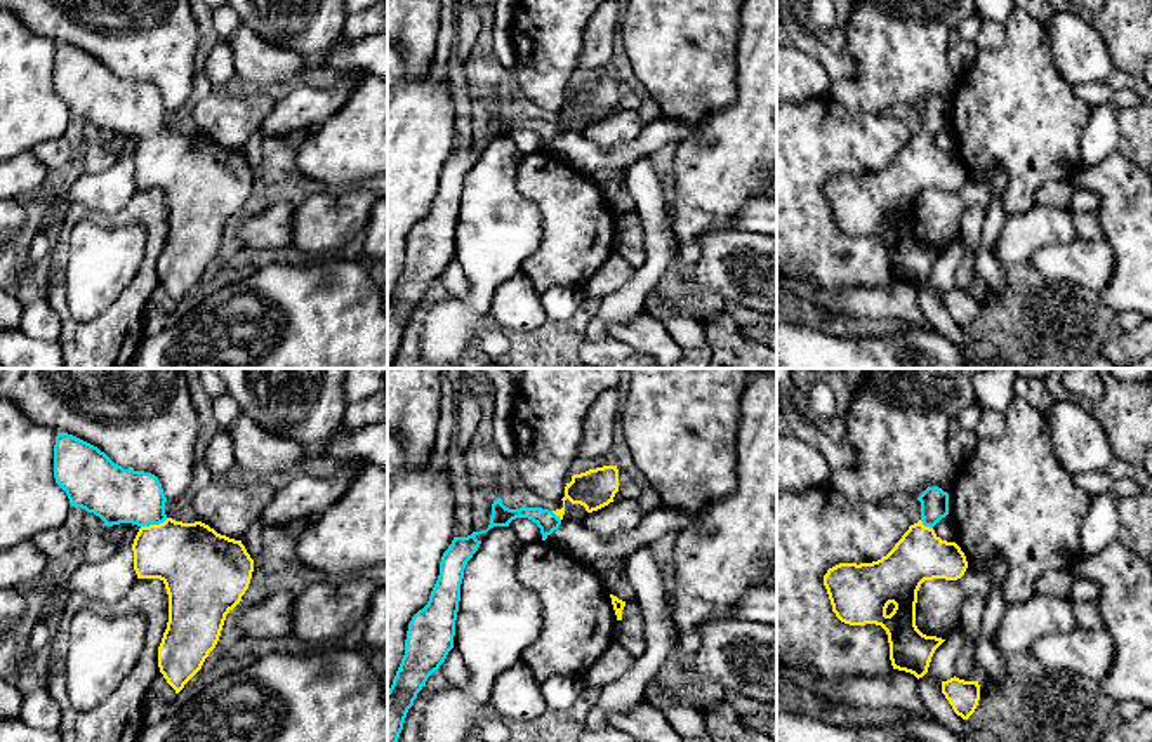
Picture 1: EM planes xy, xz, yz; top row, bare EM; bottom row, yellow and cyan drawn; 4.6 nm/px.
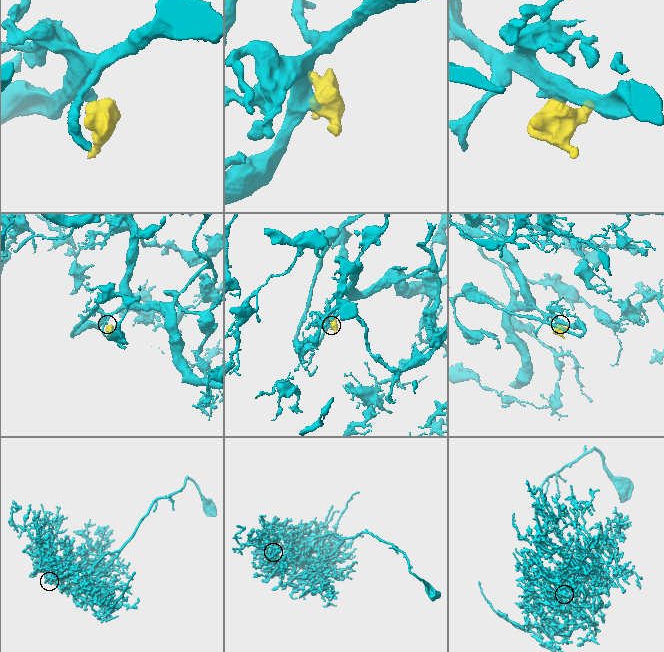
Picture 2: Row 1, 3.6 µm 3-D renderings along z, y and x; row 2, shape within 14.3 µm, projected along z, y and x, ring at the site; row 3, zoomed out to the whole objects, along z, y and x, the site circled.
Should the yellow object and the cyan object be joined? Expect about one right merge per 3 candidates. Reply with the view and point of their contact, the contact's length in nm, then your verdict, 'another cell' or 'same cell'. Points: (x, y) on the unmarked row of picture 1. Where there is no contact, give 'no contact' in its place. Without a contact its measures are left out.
xy (153, 136) | 130 nm | same cell

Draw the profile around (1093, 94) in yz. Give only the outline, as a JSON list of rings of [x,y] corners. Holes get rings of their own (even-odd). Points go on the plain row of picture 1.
[[[1109,83],[1074,85],[1074,96],[1084,101],[1089,108],[1110,104],[1114,108],[1136,108],[1142,104],[1133,92],[1114,90]]]

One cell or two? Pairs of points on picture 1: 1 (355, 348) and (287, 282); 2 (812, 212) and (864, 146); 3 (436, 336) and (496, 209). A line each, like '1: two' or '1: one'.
1: one
2: one
3: one

